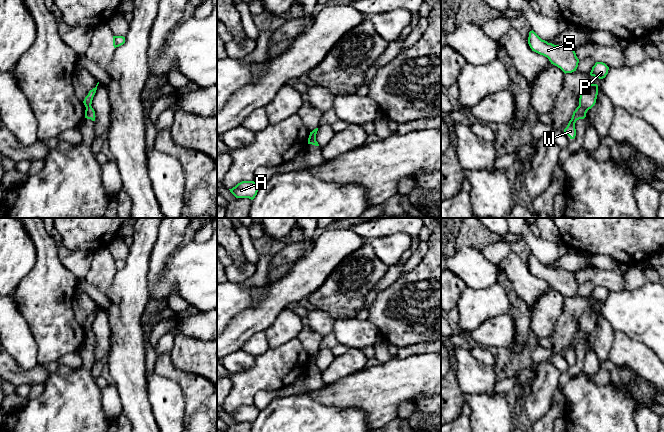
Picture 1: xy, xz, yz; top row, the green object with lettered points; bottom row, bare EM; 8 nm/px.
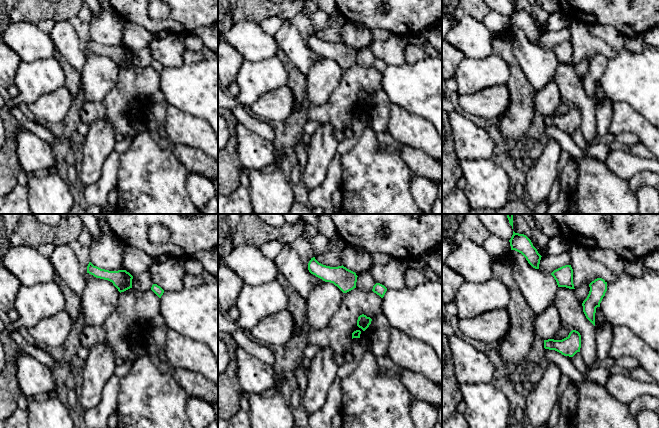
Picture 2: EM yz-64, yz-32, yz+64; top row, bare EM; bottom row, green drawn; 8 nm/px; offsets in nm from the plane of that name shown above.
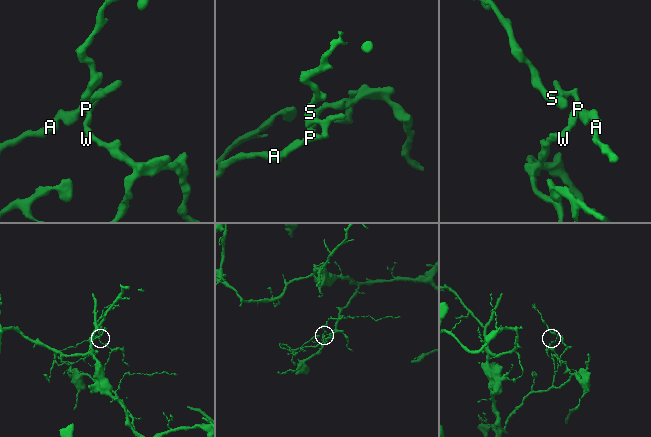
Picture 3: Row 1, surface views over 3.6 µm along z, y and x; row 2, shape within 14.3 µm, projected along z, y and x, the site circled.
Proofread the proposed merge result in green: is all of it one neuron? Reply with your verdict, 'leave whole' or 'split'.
split

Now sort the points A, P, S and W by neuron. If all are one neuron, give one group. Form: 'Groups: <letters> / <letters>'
Groups: A P S / W

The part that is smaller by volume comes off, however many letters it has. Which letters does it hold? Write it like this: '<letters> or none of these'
A, P, S

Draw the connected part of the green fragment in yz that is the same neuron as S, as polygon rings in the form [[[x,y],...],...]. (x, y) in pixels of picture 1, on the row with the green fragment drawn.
[[[533,30],[529,32],[528,44],[532,51],[547,57],[551,64],[560,68],[565,74],[576,71],[579,59],[574,49],[565,45],[548,43]]]

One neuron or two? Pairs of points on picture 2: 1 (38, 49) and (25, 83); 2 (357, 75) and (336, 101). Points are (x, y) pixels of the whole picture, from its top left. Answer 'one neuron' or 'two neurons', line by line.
1: two neurons
2: one neuron

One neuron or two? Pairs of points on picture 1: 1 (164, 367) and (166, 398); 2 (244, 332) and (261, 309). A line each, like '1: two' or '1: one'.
1: two
2: one

